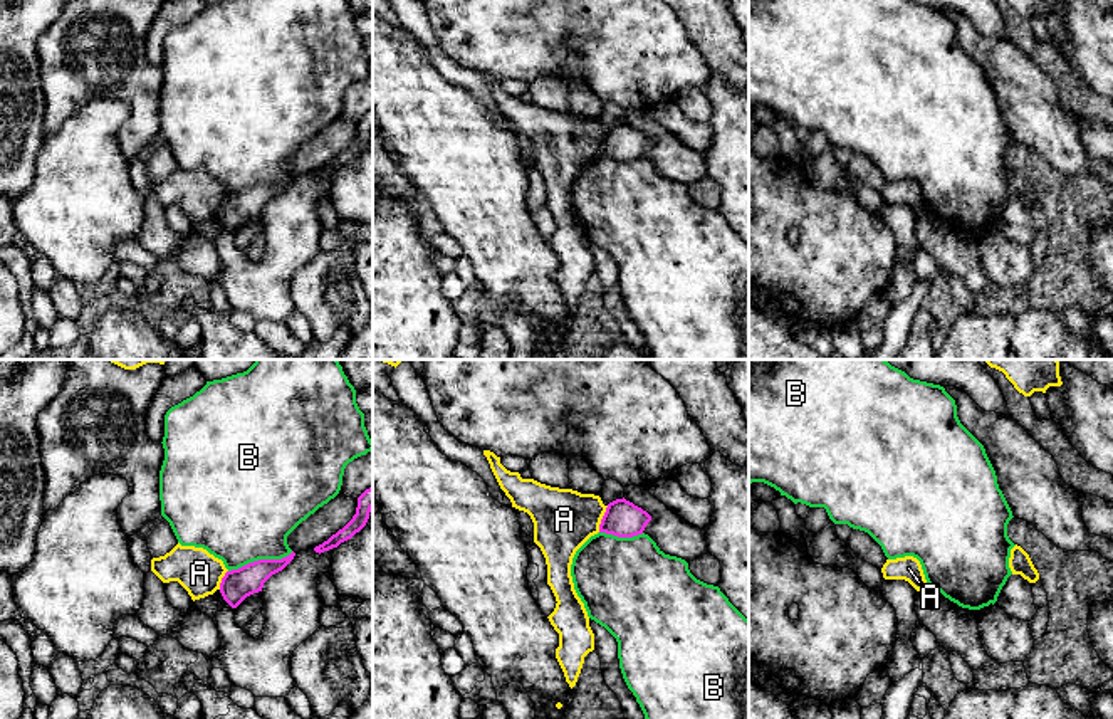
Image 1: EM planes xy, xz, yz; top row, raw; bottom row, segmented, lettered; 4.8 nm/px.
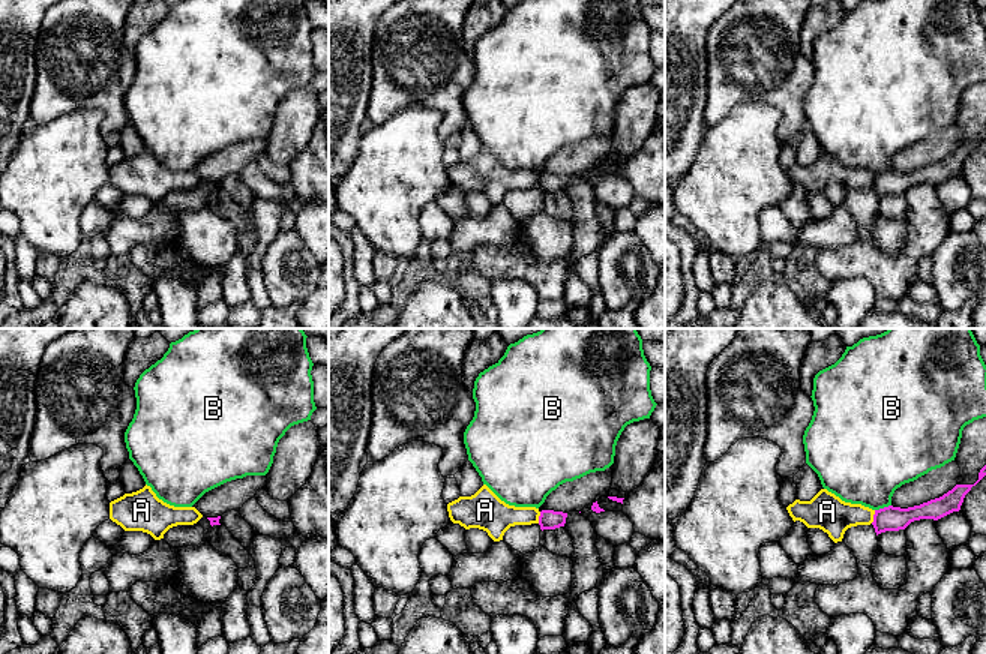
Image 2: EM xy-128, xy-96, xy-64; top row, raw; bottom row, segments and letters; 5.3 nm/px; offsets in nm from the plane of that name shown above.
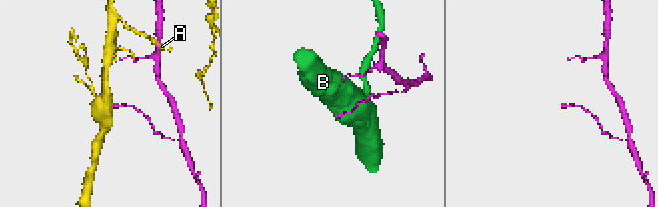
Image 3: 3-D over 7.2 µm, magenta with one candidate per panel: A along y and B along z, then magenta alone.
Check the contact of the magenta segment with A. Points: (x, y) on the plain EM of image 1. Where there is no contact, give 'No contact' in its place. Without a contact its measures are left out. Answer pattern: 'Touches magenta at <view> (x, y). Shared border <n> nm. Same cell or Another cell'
Touches magenta at xz (601, 143). Shared border 140 nm. Another cell

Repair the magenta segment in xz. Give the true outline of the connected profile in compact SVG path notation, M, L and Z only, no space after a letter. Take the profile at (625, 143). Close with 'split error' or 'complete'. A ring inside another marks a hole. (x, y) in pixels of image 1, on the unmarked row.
M623 121L608 128L599 148L599 156L618 161L633 161L643 158L650 144L651 139L646 134Z; complete

